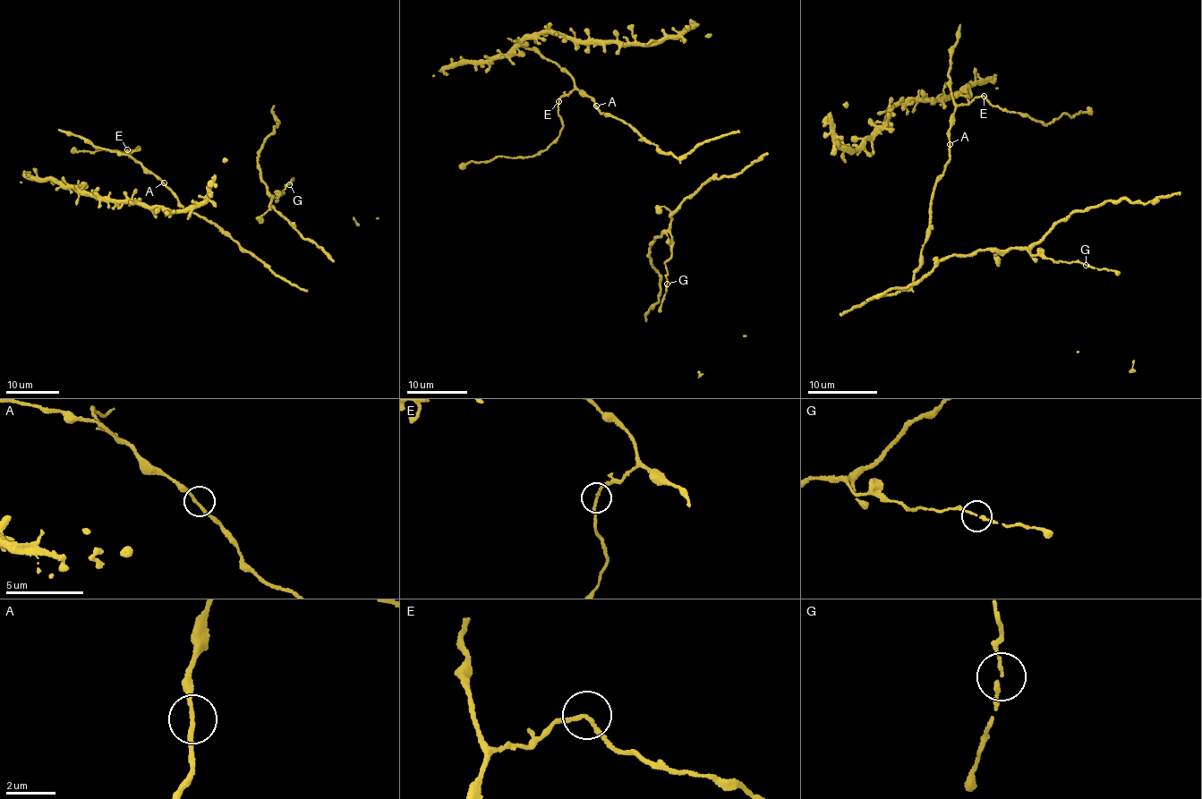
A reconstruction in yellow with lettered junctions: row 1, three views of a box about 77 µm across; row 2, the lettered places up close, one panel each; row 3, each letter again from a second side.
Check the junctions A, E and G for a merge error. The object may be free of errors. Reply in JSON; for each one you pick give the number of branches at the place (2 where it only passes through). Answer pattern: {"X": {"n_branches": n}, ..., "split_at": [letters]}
{"split_at": []}

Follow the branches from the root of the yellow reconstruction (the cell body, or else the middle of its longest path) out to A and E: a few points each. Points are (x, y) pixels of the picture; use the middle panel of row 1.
A: (660, 150), (635, 132), (629, 124), (606, 115), (596, 106)
E: (660, 150), (635, 132), (629, 124), (606, 115), (592, 98), (577, 89), (565, 94), (558, 101)

